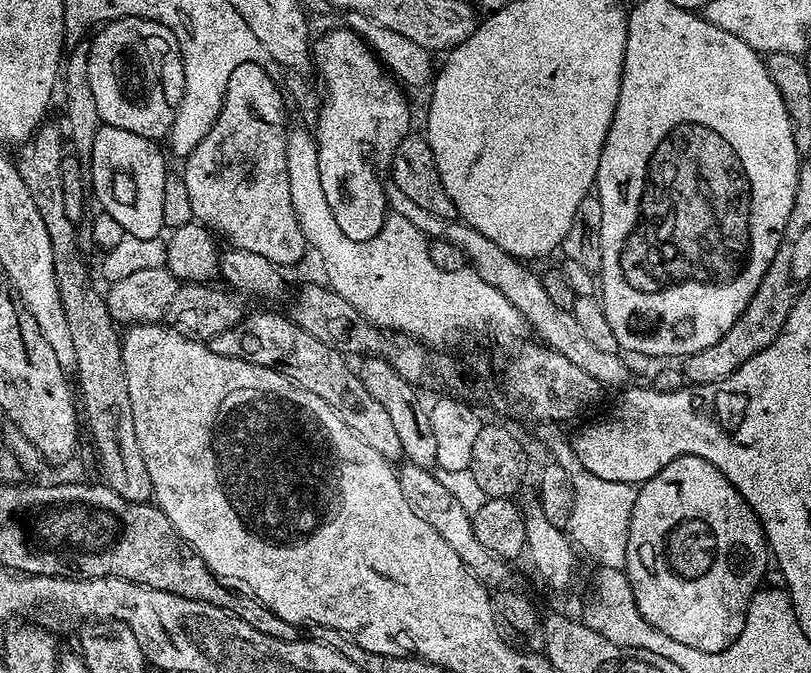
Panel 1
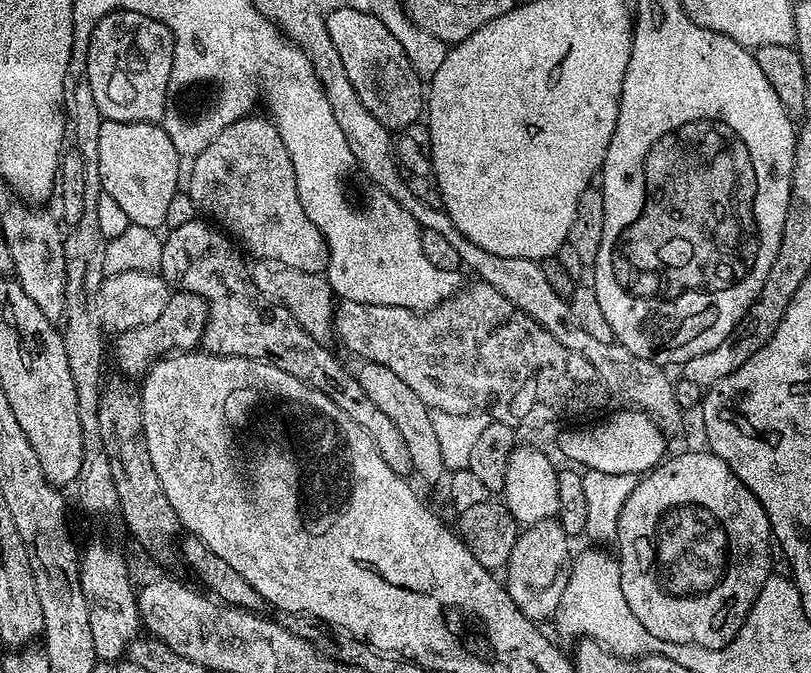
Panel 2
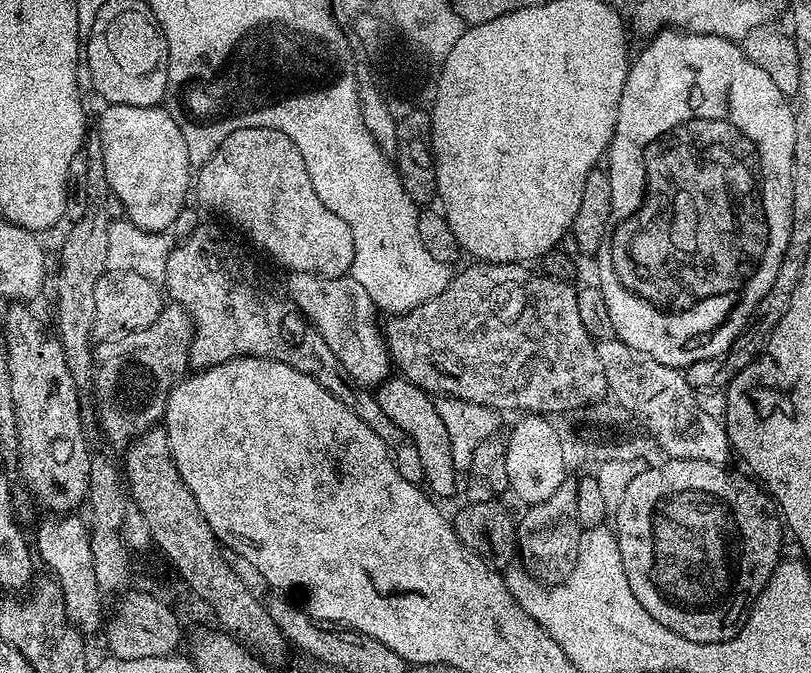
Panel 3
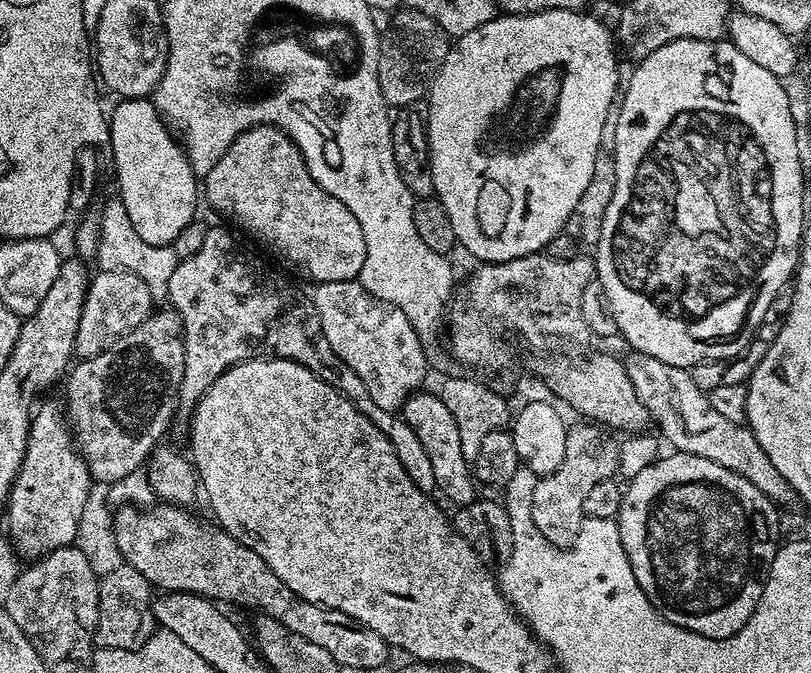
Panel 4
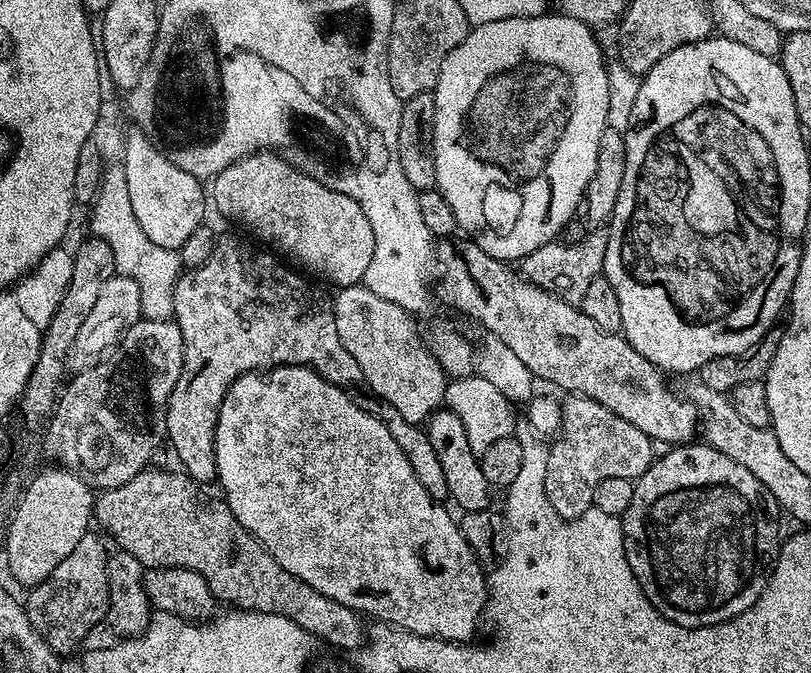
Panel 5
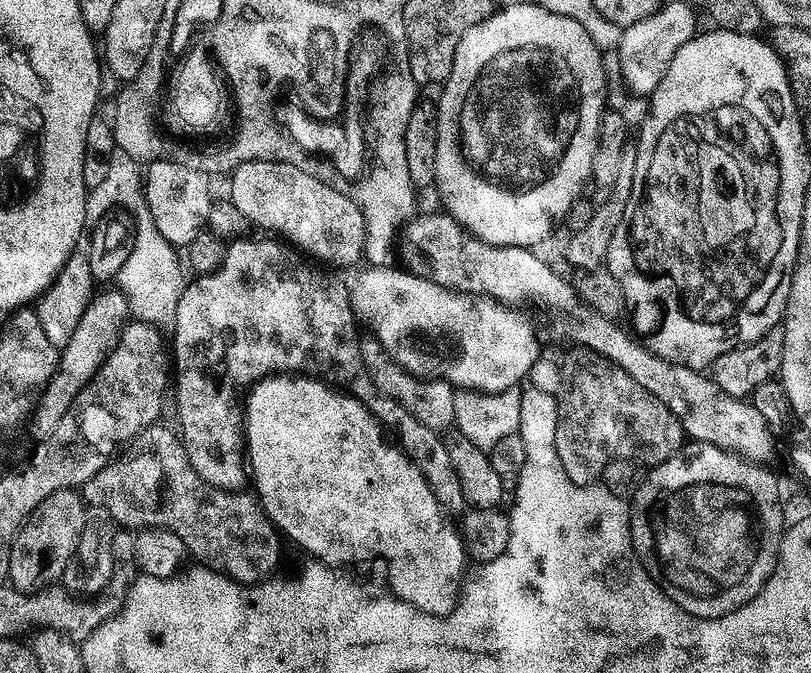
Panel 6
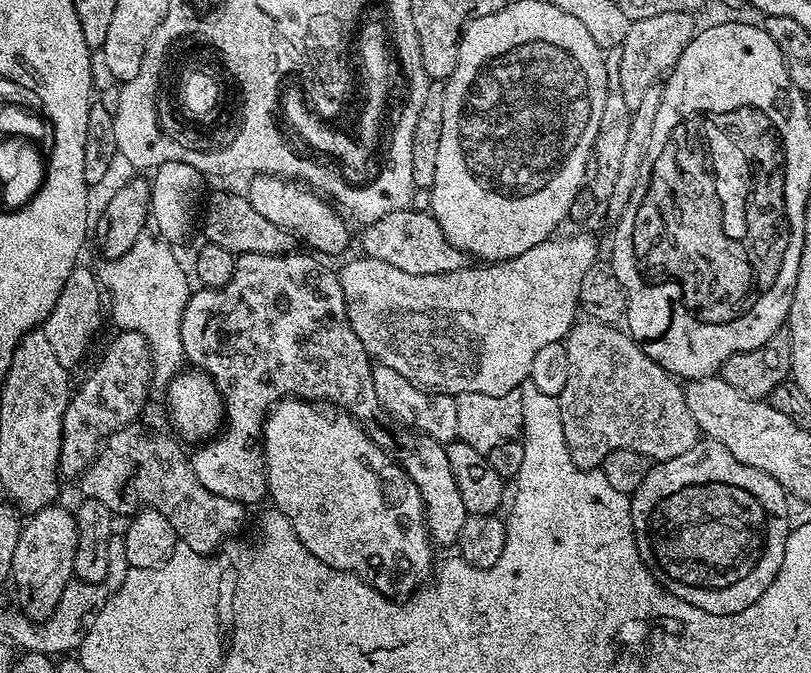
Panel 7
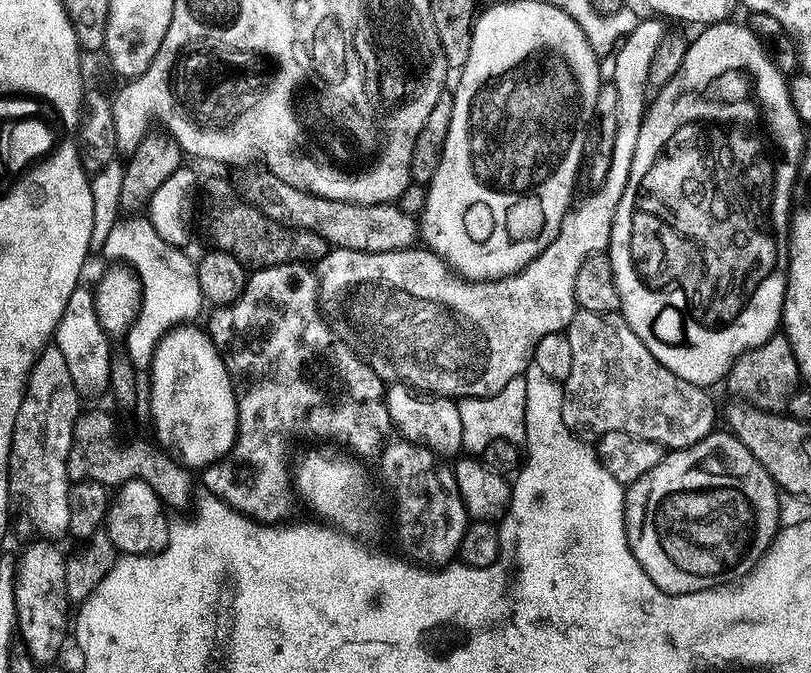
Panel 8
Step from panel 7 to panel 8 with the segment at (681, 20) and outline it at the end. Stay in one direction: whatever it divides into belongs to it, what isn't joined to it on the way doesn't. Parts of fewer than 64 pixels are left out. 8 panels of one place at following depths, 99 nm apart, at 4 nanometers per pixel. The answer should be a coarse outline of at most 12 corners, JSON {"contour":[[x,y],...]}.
{"contour":[[641,19],[614,53],[615,157],[630,158],[663,19]]}

